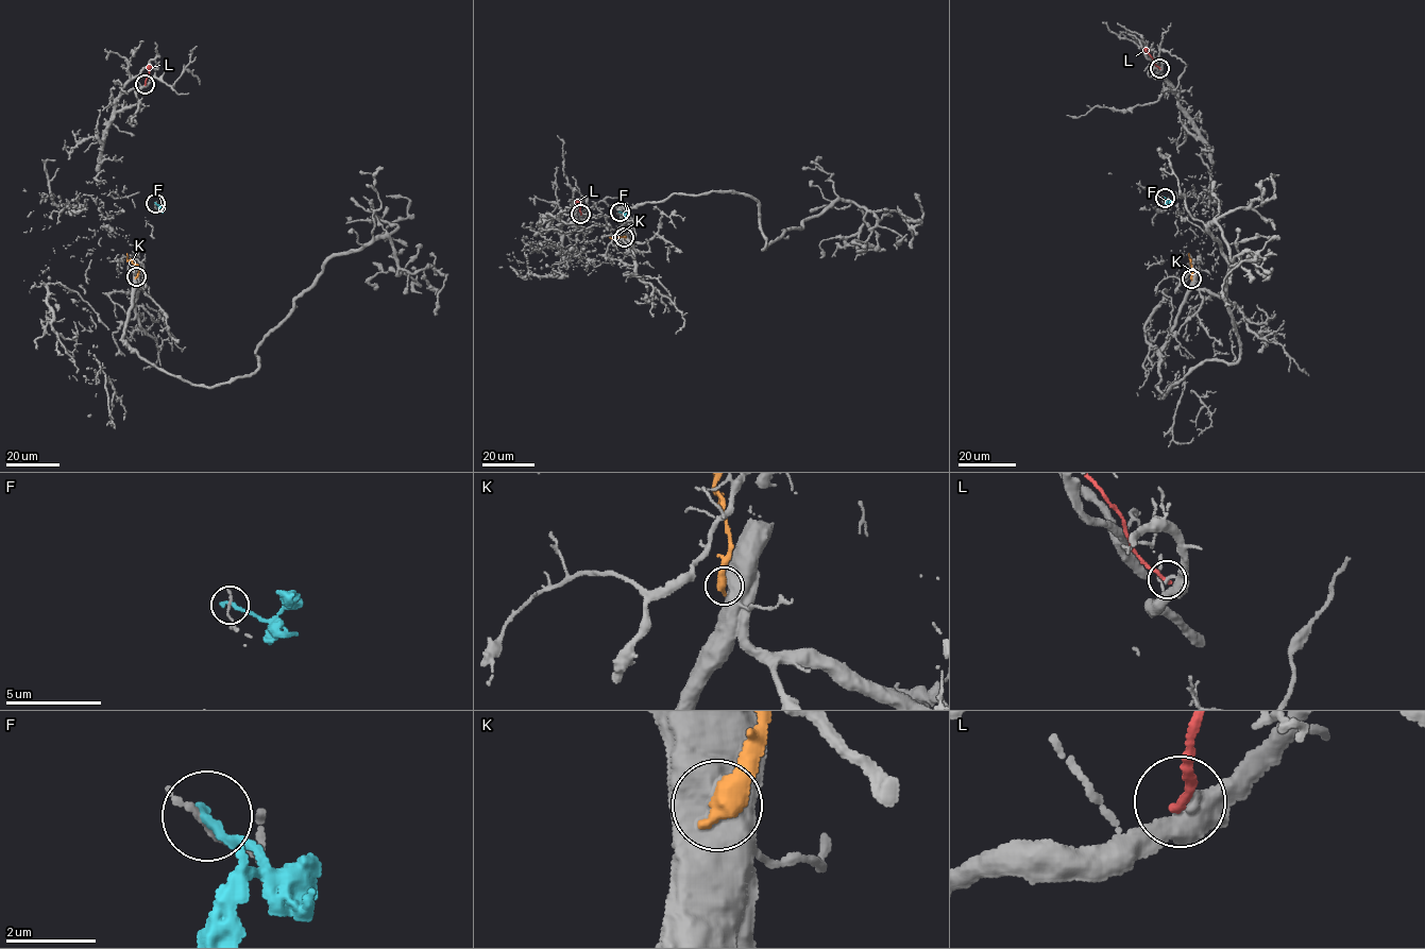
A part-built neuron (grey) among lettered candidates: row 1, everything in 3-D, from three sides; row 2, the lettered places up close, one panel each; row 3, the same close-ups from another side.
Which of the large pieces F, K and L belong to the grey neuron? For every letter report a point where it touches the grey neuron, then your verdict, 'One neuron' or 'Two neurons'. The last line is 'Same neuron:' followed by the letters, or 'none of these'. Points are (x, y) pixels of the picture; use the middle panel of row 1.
F: Touches grey at (620, 212). Two neurons
K: Touches grey at (624, 237). Two neurons
L: Touches grey at (580, 214). Two neurons
Same neuron: none of these

